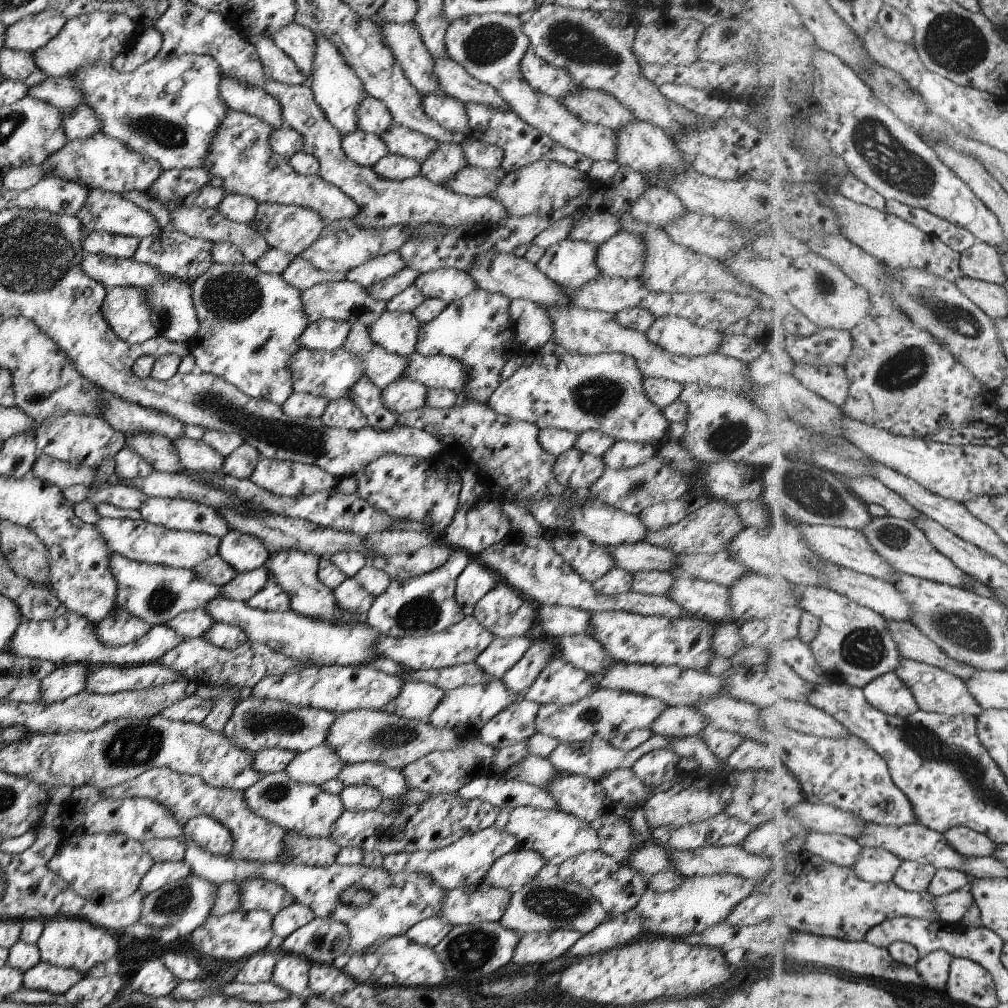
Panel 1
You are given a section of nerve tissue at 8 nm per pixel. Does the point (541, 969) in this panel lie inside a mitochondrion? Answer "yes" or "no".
no

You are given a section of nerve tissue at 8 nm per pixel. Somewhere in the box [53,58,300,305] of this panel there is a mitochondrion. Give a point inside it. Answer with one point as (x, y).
(162, 131)

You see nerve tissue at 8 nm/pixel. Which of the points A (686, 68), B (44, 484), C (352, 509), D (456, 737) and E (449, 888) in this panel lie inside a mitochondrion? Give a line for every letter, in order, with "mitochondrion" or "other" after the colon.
A: other
B: other
C: other
D: other
E: other

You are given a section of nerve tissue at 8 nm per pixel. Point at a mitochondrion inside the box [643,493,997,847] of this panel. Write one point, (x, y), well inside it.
(966, 632)

